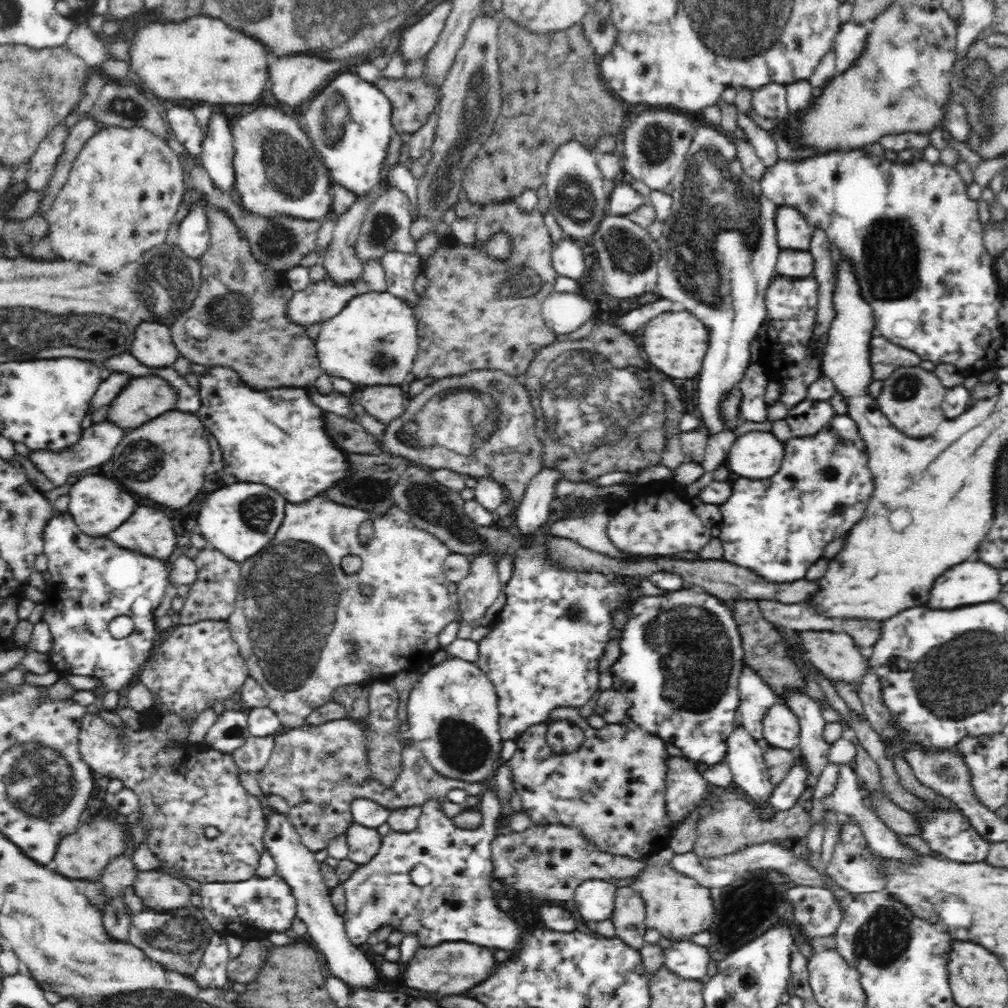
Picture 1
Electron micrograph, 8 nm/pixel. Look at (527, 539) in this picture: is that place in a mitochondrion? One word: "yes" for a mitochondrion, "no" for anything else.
no

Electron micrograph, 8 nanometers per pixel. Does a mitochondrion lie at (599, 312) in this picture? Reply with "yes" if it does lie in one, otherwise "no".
no

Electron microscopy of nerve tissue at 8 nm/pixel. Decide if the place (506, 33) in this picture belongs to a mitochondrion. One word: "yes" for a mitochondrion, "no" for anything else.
no

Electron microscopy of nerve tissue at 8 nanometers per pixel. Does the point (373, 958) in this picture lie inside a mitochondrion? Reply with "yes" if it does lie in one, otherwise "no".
no

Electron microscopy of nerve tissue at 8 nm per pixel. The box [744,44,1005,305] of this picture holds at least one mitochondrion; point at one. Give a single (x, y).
(975, 76)

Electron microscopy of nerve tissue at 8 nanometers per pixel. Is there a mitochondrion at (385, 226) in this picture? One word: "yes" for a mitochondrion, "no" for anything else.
yes

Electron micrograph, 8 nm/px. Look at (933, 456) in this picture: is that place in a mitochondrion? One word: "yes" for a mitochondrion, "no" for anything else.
no

